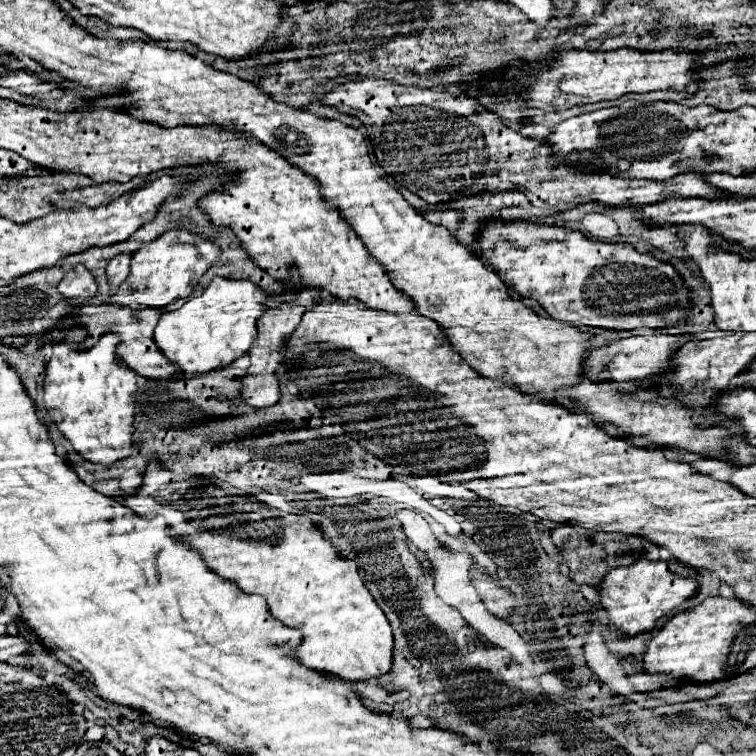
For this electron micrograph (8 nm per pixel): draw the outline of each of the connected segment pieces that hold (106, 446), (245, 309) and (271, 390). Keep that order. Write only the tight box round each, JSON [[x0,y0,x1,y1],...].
[[44,327,138,467],[154,277,268,375],[242,371,280,407]]

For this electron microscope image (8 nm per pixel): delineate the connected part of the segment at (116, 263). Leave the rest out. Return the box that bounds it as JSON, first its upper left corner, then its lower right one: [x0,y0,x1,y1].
[106,255,132,289]

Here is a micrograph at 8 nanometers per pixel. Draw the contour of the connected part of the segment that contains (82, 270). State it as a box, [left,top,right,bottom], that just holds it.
[58,265,98,303]

